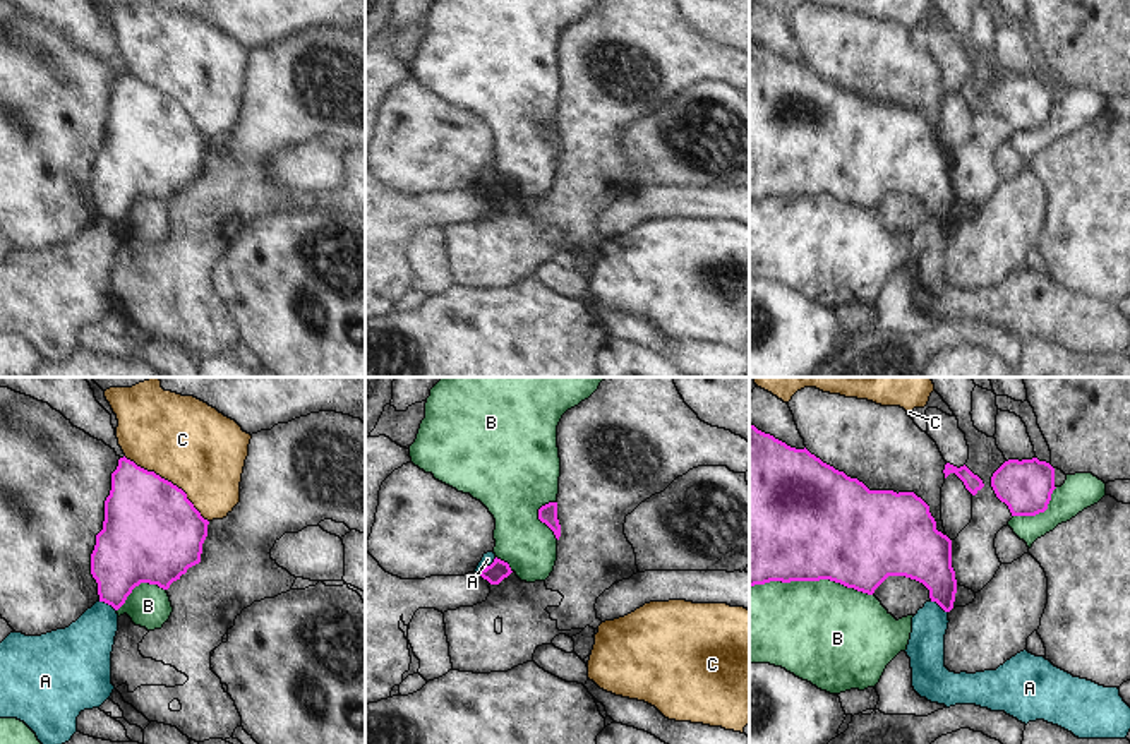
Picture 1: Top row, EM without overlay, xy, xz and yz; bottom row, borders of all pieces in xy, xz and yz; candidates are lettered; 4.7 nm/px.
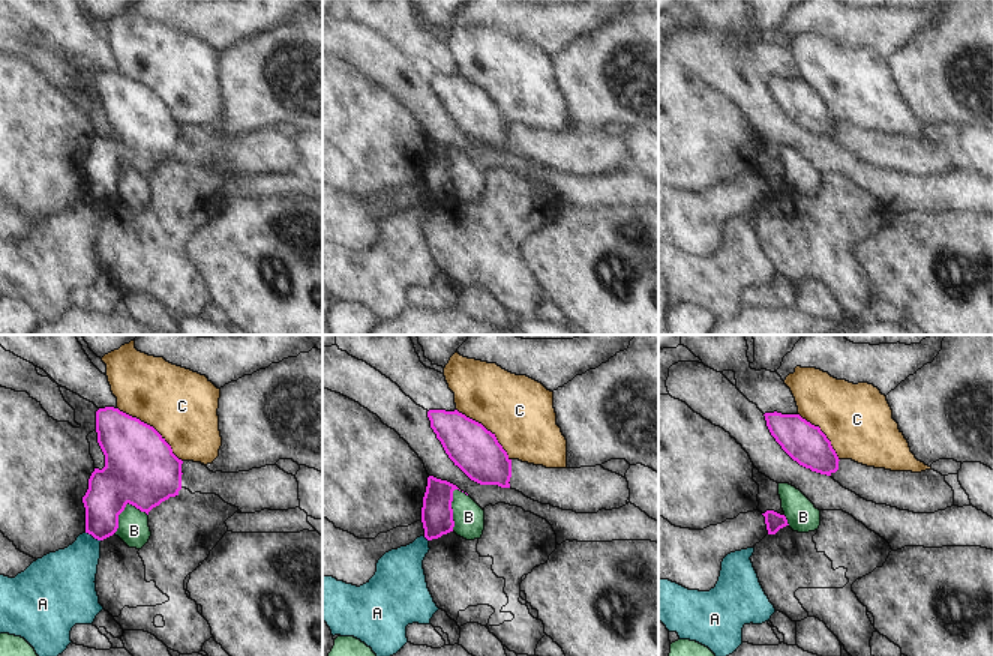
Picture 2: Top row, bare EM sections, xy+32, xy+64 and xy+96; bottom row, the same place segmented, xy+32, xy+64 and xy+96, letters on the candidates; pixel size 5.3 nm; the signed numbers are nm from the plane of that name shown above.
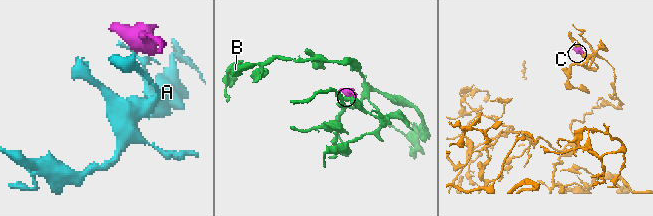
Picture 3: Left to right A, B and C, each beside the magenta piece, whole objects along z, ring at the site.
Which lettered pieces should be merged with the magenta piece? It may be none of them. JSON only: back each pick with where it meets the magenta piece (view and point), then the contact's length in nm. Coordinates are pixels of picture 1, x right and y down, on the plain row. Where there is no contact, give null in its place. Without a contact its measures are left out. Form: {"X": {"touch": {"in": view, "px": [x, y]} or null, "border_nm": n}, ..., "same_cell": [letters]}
{"same_cell": []}

